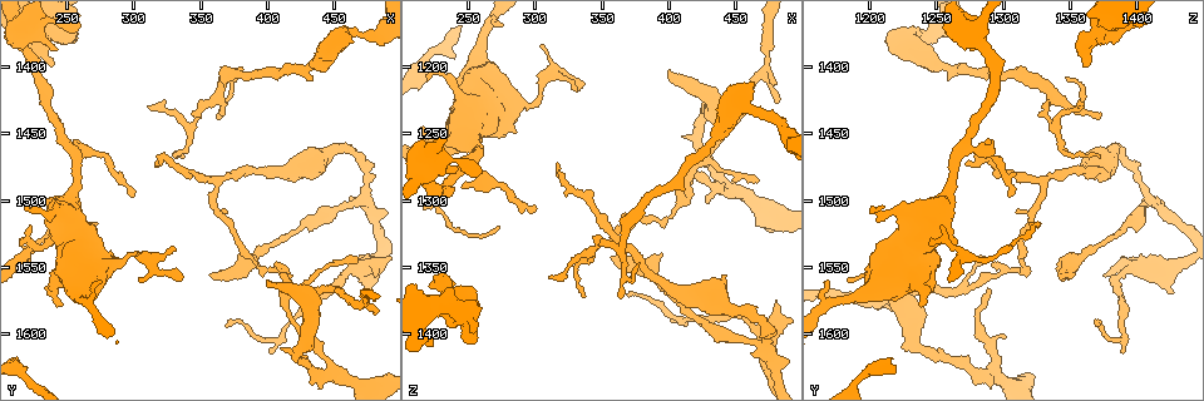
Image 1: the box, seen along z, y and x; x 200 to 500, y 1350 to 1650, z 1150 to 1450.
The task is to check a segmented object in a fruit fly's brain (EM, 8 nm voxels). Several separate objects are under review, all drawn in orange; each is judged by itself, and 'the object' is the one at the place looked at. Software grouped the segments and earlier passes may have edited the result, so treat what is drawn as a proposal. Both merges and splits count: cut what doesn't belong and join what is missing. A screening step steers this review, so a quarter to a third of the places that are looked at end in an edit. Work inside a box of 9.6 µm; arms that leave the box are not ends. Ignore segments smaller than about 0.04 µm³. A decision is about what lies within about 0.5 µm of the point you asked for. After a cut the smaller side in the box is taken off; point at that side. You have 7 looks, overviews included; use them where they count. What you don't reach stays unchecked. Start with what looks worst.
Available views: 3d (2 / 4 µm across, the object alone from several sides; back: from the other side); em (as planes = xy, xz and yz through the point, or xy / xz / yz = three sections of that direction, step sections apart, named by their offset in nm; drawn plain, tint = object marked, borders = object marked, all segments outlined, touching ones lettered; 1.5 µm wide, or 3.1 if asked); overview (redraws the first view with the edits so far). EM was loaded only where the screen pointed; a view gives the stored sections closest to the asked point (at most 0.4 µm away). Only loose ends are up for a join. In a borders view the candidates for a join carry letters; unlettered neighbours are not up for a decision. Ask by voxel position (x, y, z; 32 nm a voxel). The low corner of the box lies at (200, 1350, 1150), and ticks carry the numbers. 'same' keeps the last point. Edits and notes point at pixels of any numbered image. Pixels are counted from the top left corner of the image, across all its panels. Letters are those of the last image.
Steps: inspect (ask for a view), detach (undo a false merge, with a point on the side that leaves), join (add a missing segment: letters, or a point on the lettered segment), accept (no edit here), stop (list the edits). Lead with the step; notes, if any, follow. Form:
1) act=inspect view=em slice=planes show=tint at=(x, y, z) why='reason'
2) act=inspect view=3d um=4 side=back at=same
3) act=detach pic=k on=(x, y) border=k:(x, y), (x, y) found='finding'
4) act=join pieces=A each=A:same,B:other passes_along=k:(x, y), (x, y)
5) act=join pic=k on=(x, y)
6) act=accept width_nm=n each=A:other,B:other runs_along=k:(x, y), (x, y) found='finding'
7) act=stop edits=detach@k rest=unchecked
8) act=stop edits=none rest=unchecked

act=inspect view=3d um=4 at=(238, 1402, 1360) why='thick end'

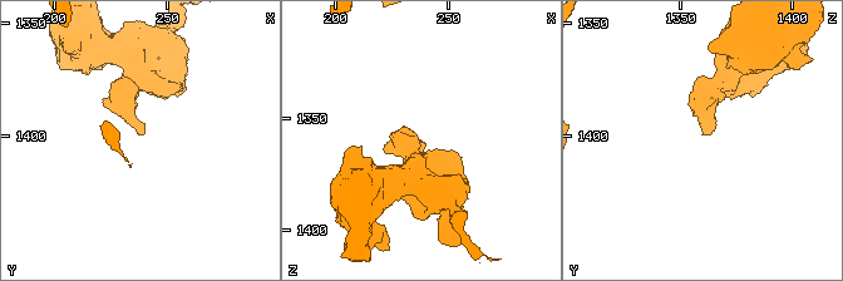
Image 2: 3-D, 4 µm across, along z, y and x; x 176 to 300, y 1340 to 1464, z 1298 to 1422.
act=inspect view=em slice=planes show=borders at=(239, 1401, 1360)

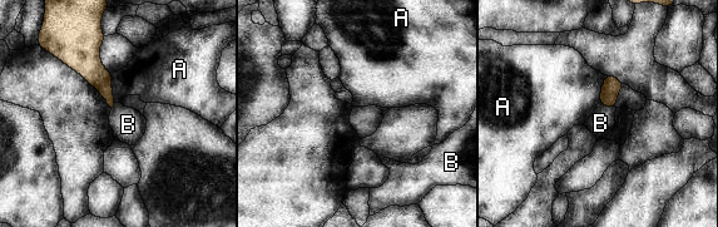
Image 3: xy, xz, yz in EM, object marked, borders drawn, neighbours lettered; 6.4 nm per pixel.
act=accept each=A:other,B:other border=3:(599, 103), (614, 108) found='no lettered segment goes on from it'

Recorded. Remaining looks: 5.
act=inspect view=em slice=planes show=plain at=(364, 1438, 1372) why='branch stops here'

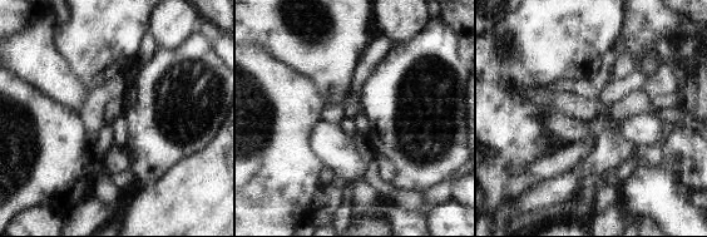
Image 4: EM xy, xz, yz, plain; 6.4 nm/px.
act=inspect view=em slice=planes show=borders at=same why='see the neighbours'

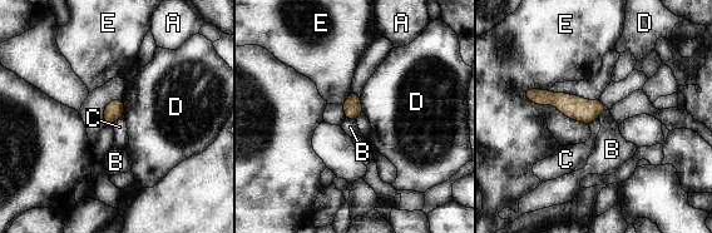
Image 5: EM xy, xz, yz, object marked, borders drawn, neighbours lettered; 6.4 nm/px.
act=accept width_nm=120 each=A:other,B:other,C:other,D:other,E:other runs_along=5:(528, 93), (579, 109), (601, 109) found='none of them fits'

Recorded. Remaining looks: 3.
act=inspect view=em slice=planes show=borders at=(450, 1628, 1294) why='three-way junction'

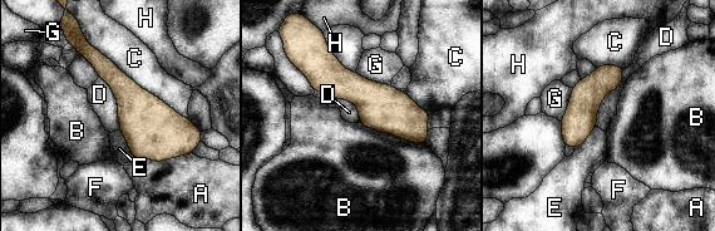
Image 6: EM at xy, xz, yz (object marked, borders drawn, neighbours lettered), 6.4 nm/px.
act=accept each=A:other,B:other,C:other,D:other,E:other,F:other,G:other,H:other found='all the same neuron'

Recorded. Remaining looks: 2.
act=stop edits=none rest=unchecked

